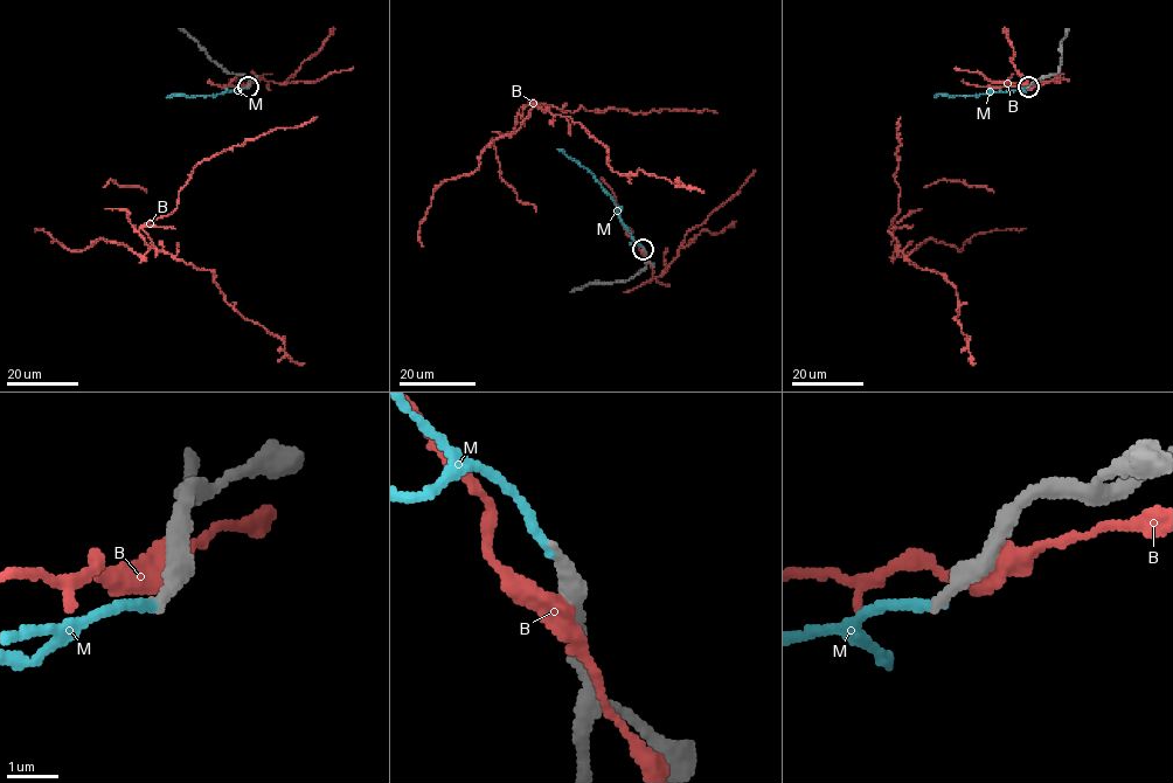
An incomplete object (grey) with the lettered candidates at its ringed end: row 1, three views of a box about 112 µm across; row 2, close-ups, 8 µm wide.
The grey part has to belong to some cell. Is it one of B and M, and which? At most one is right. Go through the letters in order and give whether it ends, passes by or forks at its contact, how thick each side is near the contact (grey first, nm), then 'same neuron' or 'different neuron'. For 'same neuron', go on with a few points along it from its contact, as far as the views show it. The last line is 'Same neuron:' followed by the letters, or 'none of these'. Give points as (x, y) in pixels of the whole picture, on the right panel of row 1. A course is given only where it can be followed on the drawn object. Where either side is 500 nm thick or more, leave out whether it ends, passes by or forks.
B: it passes by; calibres 380 and 400 nm; different neuron
M: it ends; calibres 320 and 180 nm; different neuron
Same neuron: none of these

